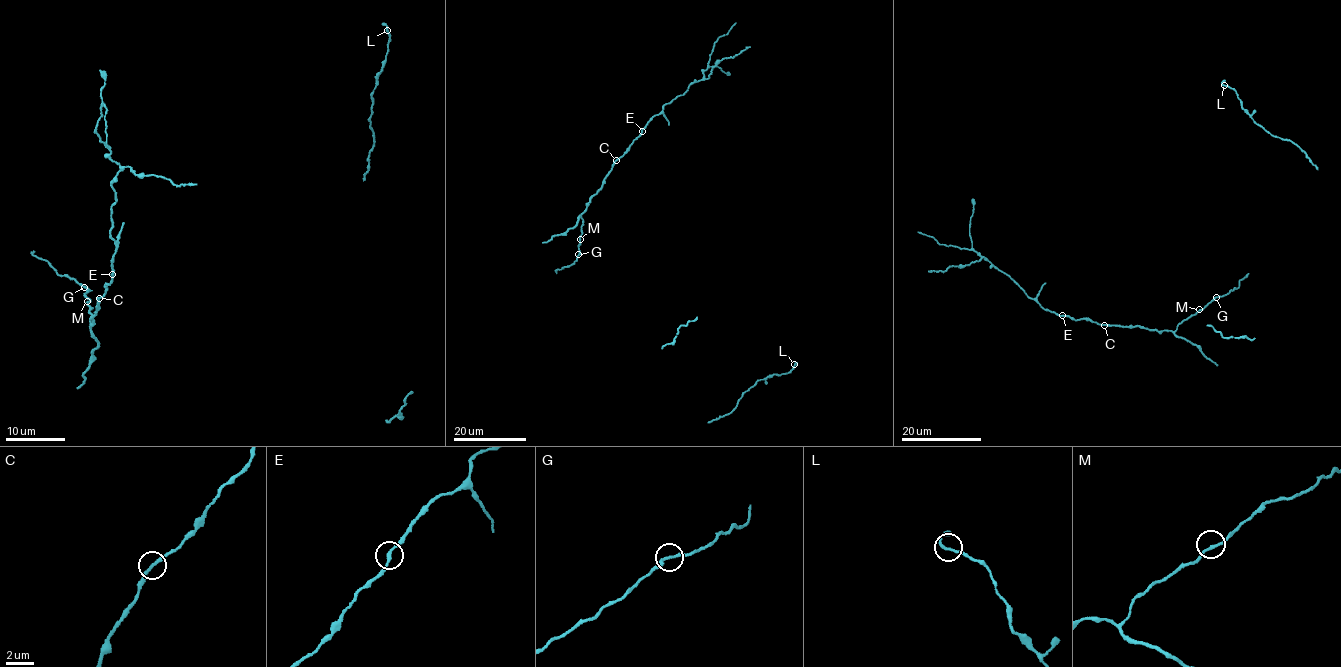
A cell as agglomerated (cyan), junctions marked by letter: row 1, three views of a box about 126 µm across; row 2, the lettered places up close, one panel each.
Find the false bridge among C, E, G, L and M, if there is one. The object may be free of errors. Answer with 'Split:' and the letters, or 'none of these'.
Split: E

